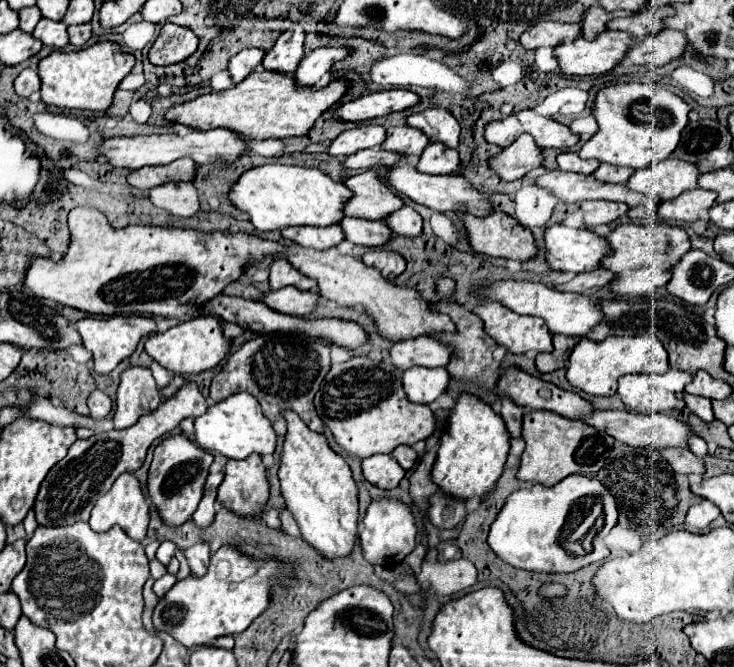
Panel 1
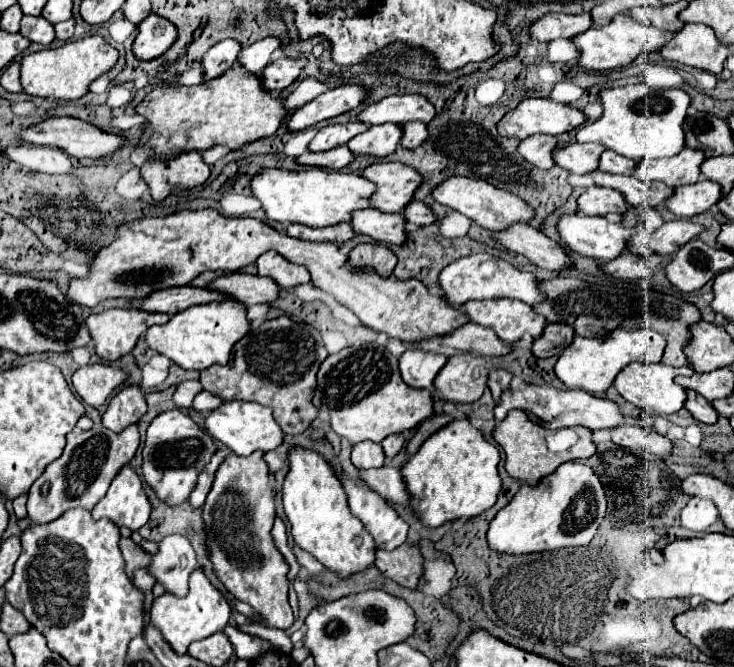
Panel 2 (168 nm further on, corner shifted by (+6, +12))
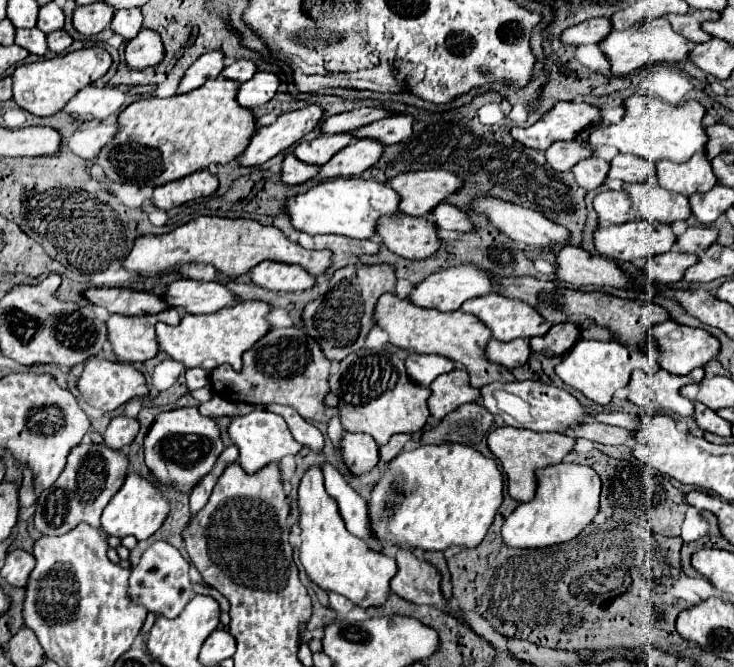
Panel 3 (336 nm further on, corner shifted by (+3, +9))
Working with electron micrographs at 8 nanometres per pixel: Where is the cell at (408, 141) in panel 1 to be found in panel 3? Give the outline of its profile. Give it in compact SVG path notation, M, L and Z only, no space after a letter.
M356 139L348 147L338 151L326 165L322 165L318 175L312 179L360 175L380 159L382 149L384 149L384 145L374 139Z

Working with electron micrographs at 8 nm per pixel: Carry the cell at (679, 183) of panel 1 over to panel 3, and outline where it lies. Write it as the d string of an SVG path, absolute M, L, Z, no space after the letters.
M696 153L686 163L660 161L656 165L656 175L660 187L686 197L694 193L706 193L718 183L712 165L704 153Z

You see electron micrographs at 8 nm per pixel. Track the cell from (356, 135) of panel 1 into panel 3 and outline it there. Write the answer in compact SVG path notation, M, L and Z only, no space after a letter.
M338 133L338 135L320 135L314 141L304 141L294 149L296 159L308 163L308 165L324 165L332 159L342 147L346 147L352 141L352 135Z

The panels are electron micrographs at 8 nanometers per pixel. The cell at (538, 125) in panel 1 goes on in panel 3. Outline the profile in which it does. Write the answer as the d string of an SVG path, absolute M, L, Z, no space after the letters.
M558 103L542 121L526 129L512 129L512 137L526 147L546 151L554 141L574 139L580 131L602 121L600 109L588 103Z

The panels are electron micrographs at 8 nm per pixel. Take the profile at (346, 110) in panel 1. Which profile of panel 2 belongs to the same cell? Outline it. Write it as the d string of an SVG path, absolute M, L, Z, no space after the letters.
M347 84L347 86L327 90L327 92L319 94L315 100L297 108L291 114L287 126L289 126L289 130L305 130L327 118L345 114L345 112L357 108L359 104L363 104L365 98L369 96L369 92L371 92L369 88L357 86L357 84Z

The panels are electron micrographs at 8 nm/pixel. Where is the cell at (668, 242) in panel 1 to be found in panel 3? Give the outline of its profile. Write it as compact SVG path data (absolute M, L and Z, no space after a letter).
M696 225L696 227L688 227L684 235L680 235L676 239L676 249L678 251L688 251L688 253L704 253L712 243L716 243L718 239L718 231L712 227L704 227L704 225Z

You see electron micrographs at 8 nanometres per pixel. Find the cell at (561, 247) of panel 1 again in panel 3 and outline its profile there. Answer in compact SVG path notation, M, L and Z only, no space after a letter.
M630 221L622 225L600 225L594 233L594 245L600 255L608 259L622 259L622 261L648 261L660 253L666 253L674 247L676 235L672 233L670 225L662 223L648 223L648 221Z

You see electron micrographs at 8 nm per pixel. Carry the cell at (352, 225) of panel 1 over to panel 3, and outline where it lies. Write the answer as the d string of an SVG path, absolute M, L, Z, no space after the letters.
M404 213L384 217L378 223L378 235L384 245L400 257L424 259L438 251L438 229L428 217L408 217Z

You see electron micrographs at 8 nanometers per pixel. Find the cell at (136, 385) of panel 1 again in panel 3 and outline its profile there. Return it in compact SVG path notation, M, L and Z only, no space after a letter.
M118 415L110 421L106 433L104 433L104 443L108 447L112 447L114 451L122 451L126 449L132 439L138 435L138 423L136 419L128 419L124 415Z

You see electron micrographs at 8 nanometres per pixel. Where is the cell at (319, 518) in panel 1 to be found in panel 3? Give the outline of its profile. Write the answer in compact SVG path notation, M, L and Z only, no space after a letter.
M310 467L298 489L300 505L300 527L302 527L302 545L300 545L300 563L310 581L314 581L326 593L338 593L350 599L354 605L368 609L380 607L390 597L390 579L396 575L398 567L392 557L370 551L362 539L356 539L346 531L344 521L340 519L338 505L328 497L324 489L324 477L320 467Z

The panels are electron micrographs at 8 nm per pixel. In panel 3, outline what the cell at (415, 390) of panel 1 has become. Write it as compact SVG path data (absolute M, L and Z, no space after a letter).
M412 353L406 359L406 371L410 375L412 381L416 381L422 387L428 387L438 375L448 373L456 369L456 365L442 357L442 355L420 355L420 353Z

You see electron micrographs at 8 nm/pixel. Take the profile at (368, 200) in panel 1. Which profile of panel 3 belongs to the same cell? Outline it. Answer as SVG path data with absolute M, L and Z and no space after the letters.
M430 169L430 171L410 171L390 179L394 191L400 193L400 211L406 215L422 217L448 199L448 195L464 187L464 179L452 175L450 171Z

